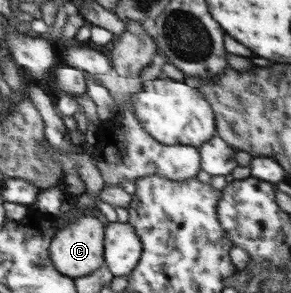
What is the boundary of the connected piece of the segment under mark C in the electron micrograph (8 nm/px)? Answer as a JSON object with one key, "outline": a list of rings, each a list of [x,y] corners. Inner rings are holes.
{"outline":[[[78,215],[66,226],[59,226],[49,243],[49,257],[53,265],[68,277],[85,276],[102,265],[102,231],[104,225],[90,215]]]}

